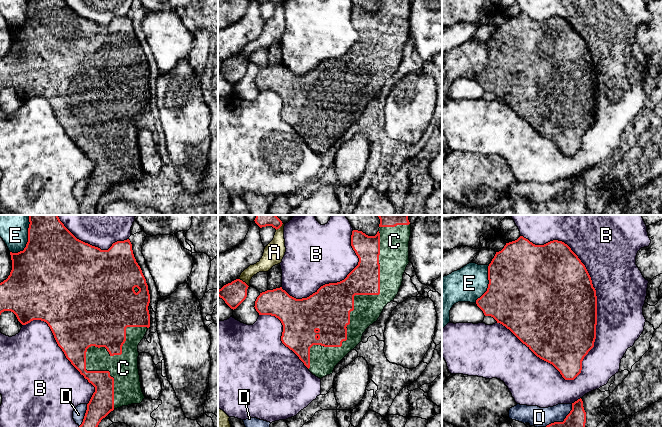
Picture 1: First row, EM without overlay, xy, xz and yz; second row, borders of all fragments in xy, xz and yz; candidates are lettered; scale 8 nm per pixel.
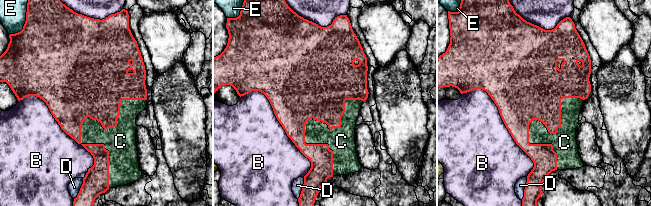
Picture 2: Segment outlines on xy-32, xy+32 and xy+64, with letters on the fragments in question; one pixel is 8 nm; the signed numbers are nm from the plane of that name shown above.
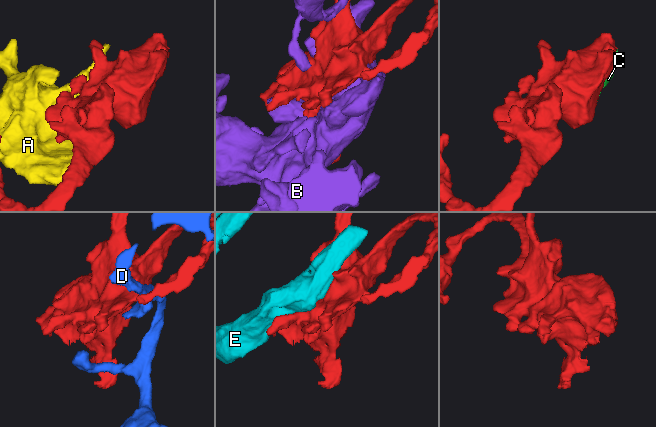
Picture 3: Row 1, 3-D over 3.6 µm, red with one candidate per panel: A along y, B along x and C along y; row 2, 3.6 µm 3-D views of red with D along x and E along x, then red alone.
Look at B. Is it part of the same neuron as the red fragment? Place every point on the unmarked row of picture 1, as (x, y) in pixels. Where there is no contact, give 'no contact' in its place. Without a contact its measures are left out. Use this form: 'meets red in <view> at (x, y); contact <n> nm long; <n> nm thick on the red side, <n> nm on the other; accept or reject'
meets red in yz at (595, 66); contact 1250 nm long; 480 nm thick on the red side, 420 nm on the other; reject

